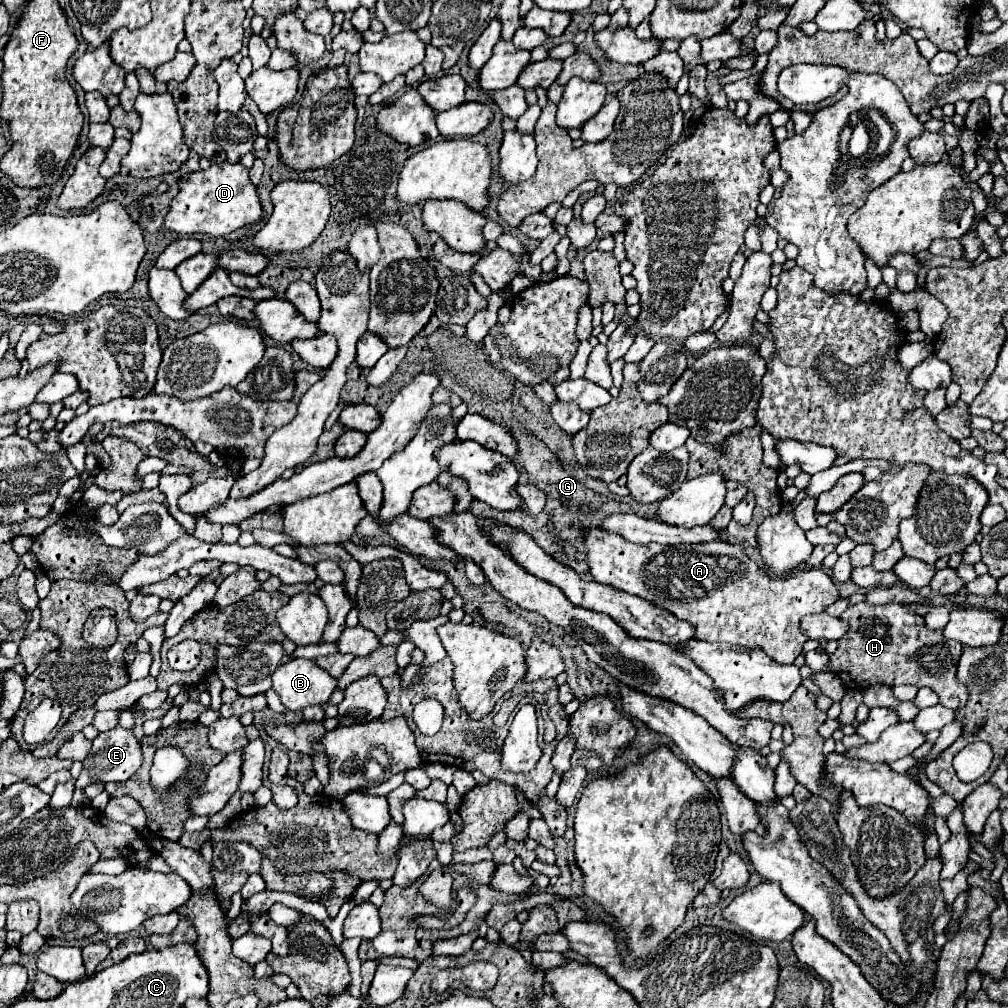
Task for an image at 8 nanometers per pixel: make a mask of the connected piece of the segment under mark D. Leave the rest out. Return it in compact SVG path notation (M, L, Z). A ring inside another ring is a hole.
M242 163L212 165L208 171L196 171L178 181L178 195L170 203L170 211L164 219L164 227L180 235L210 235L222 237L244 225L260 219L262 207L256 187L248 179L248 169Z

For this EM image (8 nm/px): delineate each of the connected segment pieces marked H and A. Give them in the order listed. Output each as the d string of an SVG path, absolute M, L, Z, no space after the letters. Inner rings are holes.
M858 603L850 605L840 619L848 623L848 633L838 641L838 649L830 655L826 671L834 673L846 689L862 691L876 683L888 687L900 683L930 687L940 697L940 703L950 709L958 709L968 699L966 687L956 681L956 665L962 655L962 645L948 643L940 629L926 629L924 619L908 613L902 605Z
M580 529L582 545L586 549L588 573L594 581L608 583L618 591L642 597L644 601L658 605L664 611L688 621L694 627L694 637L708 643L732 643L748 649L762 649L768 657L772 657L780 665L790 665L802 653L802 645L806 641L798 623L804 615L822 613L828 605L840 599L836 585L832 579L820 569L796 571L790 577L776 579L766 571L758 569L754 561L750 561L740 545L732 543L704 543L704 545L686 545L674 549L674 545L636 545L626 541L624 537L616 537L612 533L604 533L600 529Z

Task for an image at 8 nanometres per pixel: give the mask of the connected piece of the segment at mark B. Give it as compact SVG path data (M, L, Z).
M290 659L288 663L280 665L272 675L272 689L278 693L282 705L290 711L300 711L312 705L324 705L332 691L336 689L336 679L330 677L324 669L320 669L314 661L308 659Z

